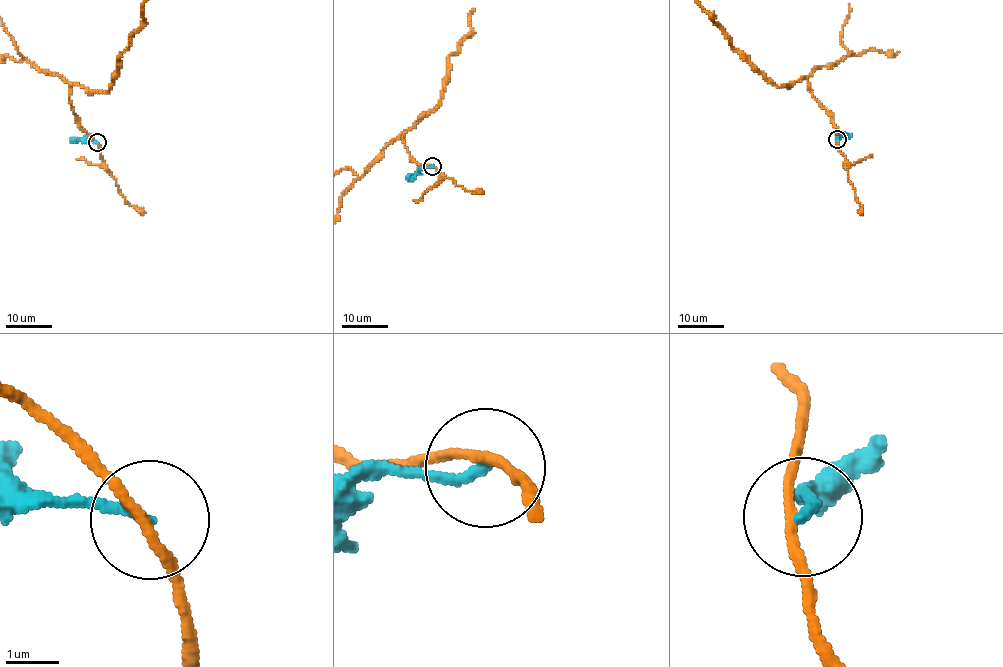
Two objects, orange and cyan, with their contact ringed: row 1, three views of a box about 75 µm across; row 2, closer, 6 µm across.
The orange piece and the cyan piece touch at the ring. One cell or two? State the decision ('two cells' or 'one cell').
two cells

